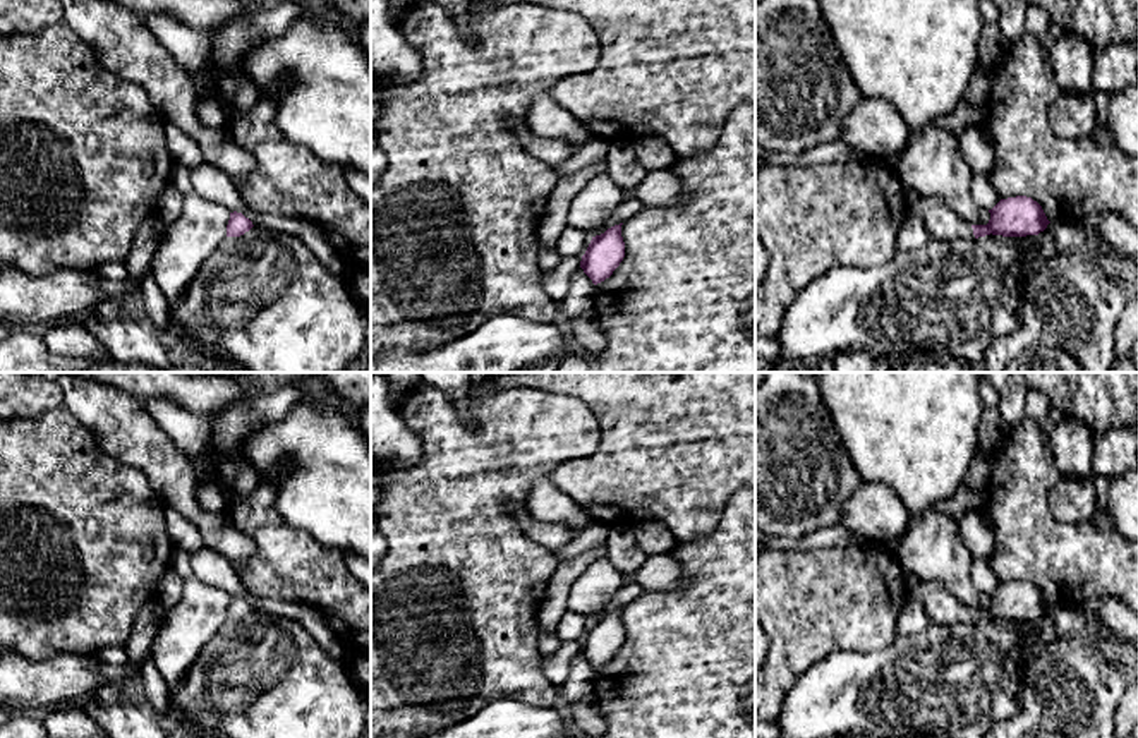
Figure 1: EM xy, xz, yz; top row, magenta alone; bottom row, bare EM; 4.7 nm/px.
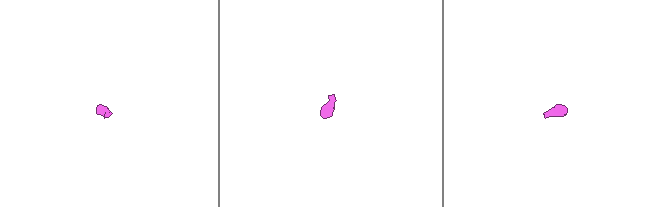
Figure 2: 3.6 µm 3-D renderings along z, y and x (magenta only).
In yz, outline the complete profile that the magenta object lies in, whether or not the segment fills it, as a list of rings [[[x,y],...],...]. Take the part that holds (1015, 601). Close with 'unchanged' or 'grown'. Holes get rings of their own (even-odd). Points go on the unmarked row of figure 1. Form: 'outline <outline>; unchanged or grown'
outline [[[1026,580],[1001,584],[990,597],[987,609],[970,609],[959,602],[944,585],[923,582],[922,592],[929,596],[929,620],[935,625],[975,625],[985,620],[1026,621],[1038,620],[1050,608],[1042,590]]]; grown

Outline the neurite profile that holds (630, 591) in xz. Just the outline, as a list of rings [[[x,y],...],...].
[[[628,580],[623,587],[620,587],[611,596],[609,602],[606,604],[606,608],[596,618],[592,618],[592,621],[604,618],[608,613],[630,604],[632,601],[639,599],[644,594],[645,594],[645,590],[639,584]]]

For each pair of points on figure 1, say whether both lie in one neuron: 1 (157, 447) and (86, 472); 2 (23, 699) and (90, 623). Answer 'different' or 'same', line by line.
1: different
2: different

